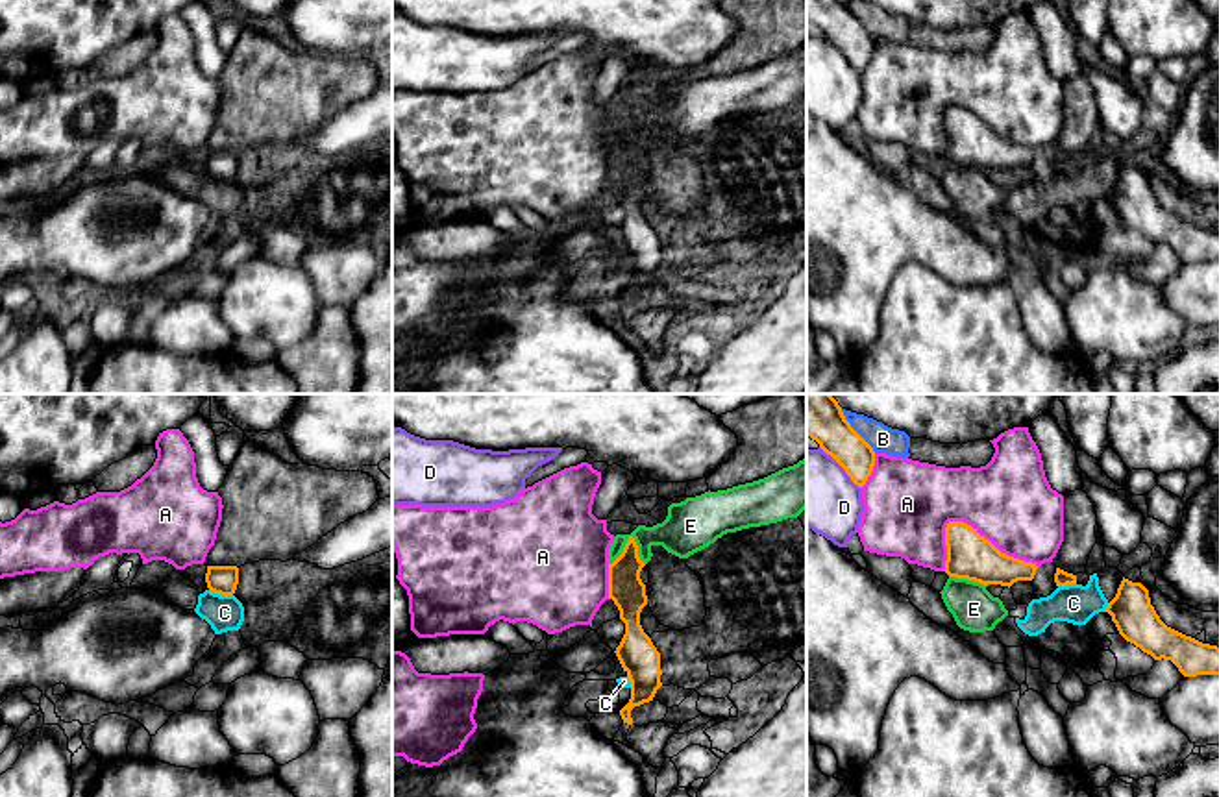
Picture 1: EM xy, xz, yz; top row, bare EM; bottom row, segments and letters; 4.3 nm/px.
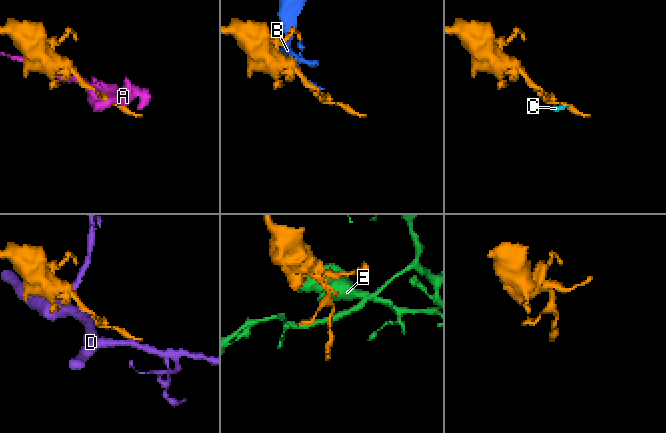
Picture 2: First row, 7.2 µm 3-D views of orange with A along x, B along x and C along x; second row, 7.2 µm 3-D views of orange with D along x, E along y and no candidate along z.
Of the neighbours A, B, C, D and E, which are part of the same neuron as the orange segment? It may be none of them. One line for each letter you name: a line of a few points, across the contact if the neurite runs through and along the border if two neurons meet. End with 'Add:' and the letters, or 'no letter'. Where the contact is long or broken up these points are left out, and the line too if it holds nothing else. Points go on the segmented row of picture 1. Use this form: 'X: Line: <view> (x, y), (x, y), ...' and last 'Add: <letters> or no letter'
Add: no letter

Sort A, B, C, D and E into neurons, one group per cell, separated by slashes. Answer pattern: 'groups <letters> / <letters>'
groups A / B / C / D / E

